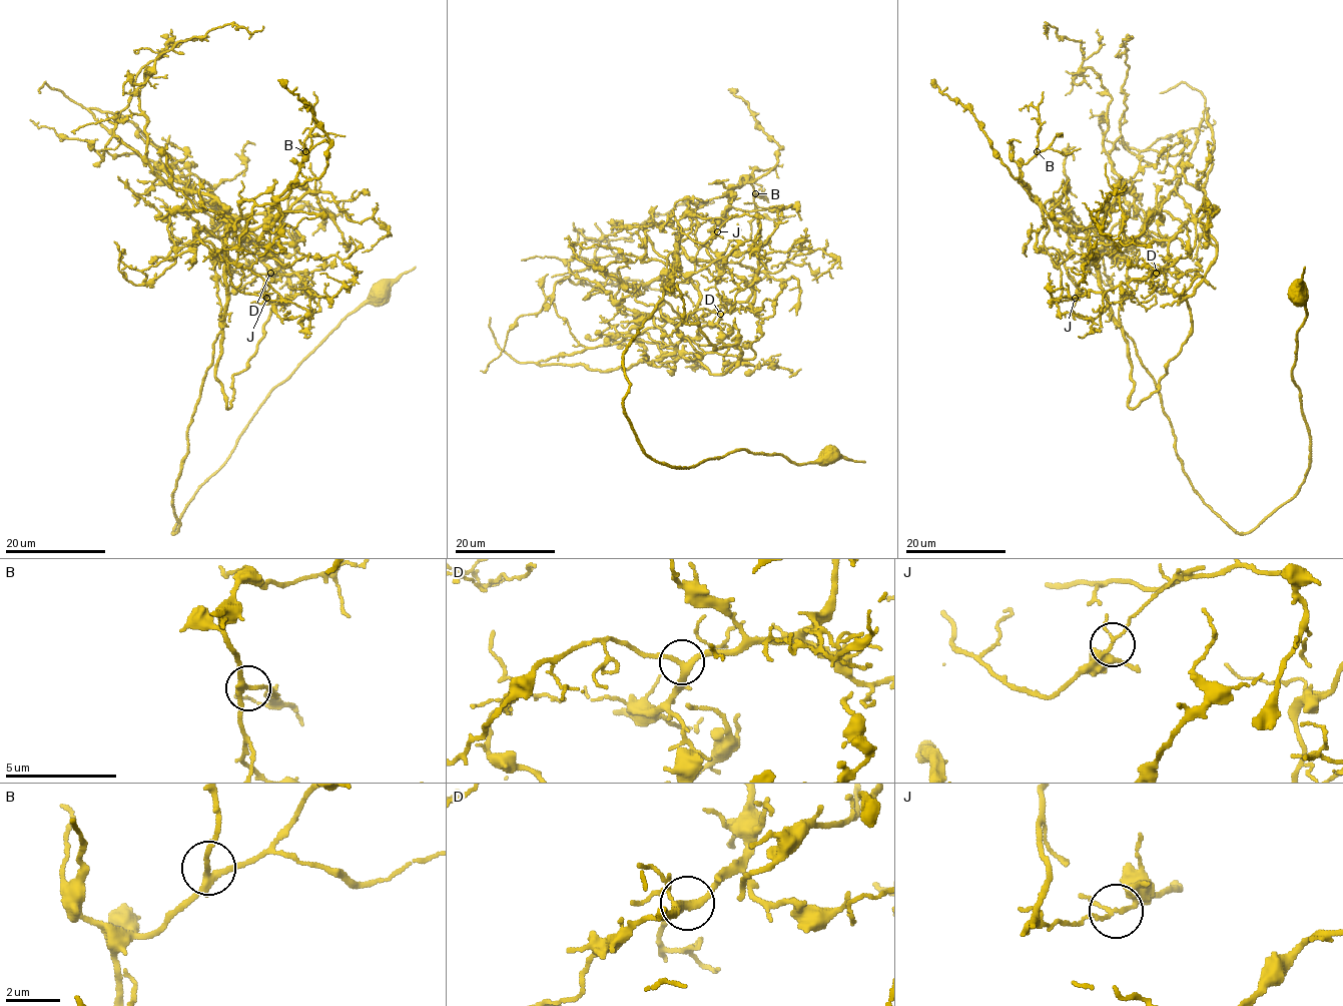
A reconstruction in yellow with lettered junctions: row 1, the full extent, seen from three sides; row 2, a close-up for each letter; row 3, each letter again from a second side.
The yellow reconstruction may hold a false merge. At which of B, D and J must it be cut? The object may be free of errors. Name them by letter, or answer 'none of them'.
J

